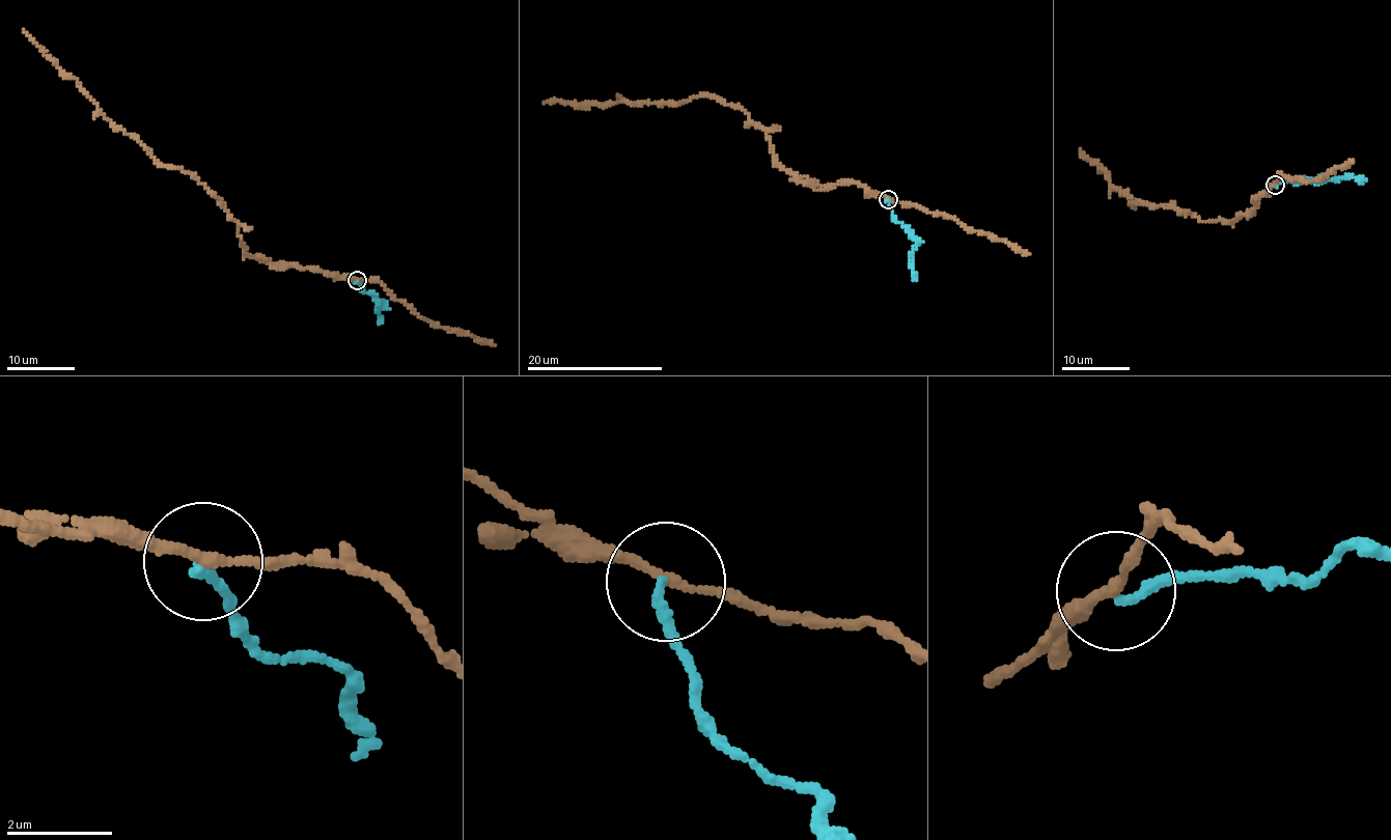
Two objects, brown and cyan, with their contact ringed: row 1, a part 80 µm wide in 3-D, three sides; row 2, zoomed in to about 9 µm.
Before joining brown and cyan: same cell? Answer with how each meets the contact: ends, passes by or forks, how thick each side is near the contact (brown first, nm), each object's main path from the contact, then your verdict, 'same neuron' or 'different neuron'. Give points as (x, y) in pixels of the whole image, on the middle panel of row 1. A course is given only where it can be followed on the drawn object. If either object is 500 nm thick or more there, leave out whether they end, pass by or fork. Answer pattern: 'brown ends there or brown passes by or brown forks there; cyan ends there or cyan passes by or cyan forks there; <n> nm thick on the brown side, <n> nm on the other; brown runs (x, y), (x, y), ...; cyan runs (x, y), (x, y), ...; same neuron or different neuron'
brown passes by; cyan ends there; 170 nm thick on the brown side, 180 nm on the other; brown runs (888, 199), (851, 183), (805, 184), (774, 159), (767, 130), (717, 99), (545, 102); cyan runs (888, 198), (893, 218), (909, 227), (915, 242), (912, 272), (917, 280); different neuron

